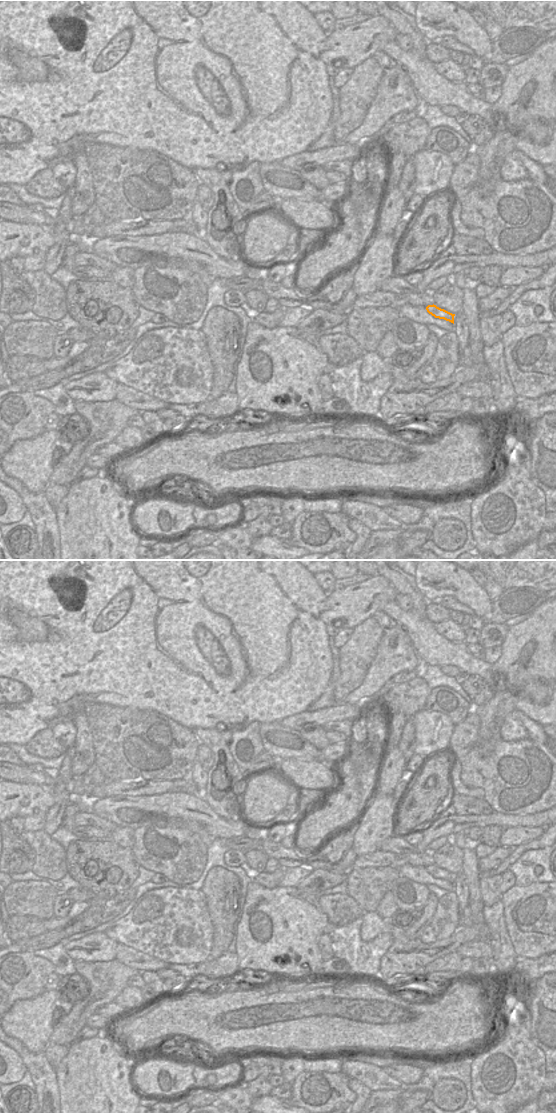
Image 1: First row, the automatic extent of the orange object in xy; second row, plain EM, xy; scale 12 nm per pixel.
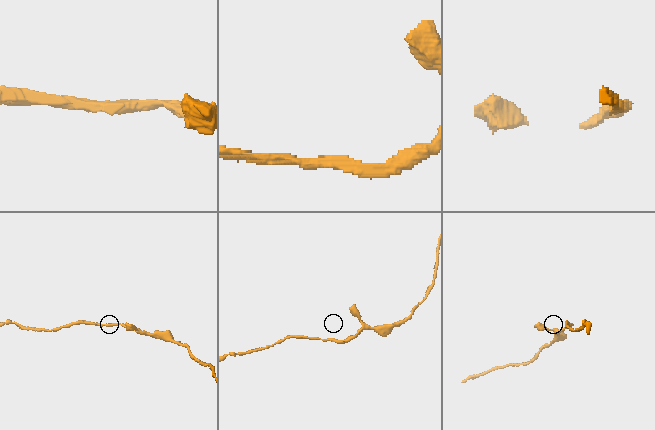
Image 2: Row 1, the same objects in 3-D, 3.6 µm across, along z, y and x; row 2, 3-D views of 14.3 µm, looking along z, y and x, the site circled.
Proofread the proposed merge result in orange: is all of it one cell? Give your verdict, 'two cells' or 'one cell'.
one cell

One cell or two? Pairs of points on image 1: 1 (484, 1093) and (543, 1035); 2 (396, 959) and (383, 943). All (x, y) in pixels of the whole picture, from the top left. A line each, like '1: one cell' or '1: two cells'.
1: two cells
2: two cells

